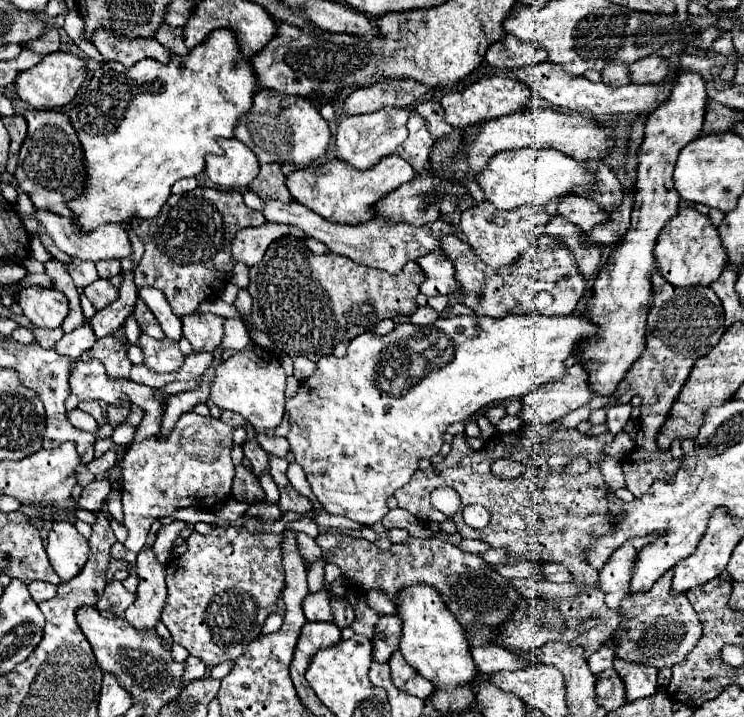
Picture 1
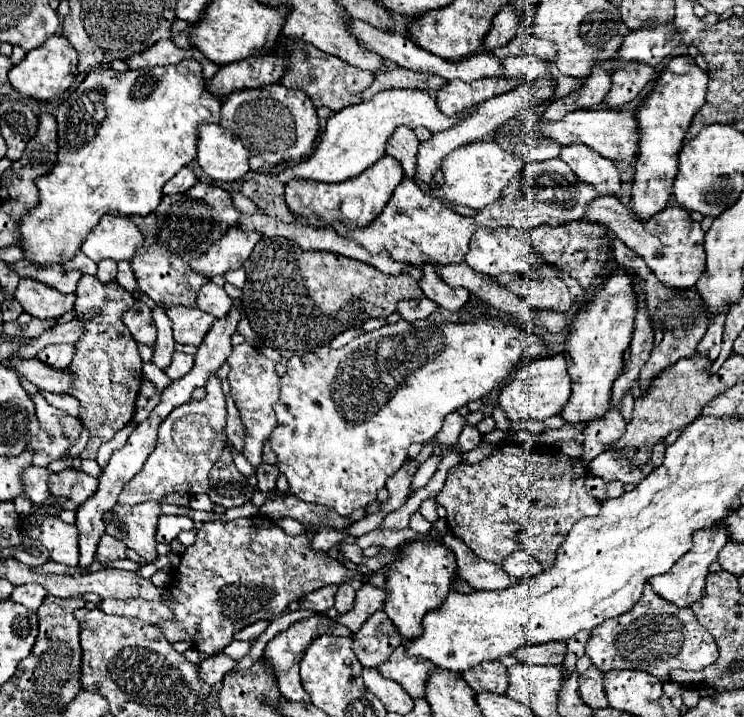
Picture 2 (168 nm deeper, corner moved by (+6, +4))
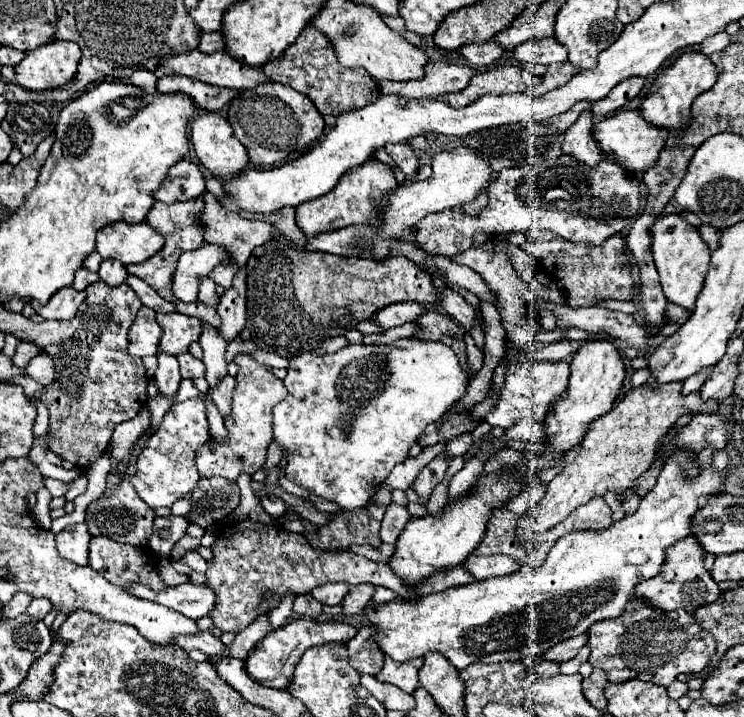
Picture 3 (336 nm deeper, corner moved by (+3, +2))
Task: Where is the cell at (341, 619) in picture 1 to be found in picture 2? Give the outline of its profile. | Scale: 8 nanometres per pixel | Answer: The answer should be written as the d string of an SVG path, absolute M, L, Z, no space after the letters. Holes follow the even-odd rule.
M349 584L339 586L339 592L337 592L337 596L335 596L335 608L337 608L339 614L349 612L349 610L353 608L353 604L355 604L355 594L357 594L355 588L351 588Z

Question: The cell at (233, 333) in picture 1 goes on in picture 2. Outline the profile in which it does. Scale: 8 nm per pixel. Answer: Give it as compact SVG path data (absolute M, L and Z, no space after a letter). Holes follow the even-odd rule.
M205 282L197 294L197 308L213 314L215 318L223 318L231 308L231 298L217 284Z

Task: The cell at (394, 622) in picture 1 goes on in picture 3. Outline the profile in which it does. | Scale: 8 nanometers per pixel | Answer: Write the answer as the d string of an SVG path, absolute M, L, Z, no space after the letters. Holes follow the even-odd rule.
M362 626L358 630L358 634L348 640L348 654L350 654L350 664L360 672L360 674L378 674L384 666L384 658L386 654L382 654L382 650L378 648L378 644L374 642L376 638L376 628L370 626Z

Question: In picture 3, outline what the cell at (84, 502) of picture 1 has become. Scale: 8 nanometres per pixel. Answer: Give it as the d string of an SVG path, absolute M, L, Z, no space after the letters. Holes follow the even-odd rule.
M80 476L80 478L76 478L74 482L70 482L68 484L68 492L66 492L66 500L74 500L76 496L80 496L80 494L84 494L86 492L86 478L84 476Z

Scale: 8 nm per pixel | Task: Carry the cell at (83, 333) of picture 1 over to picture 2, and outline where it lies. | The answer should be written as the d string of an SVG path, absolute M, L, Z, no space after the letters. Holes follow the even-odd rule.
M57 344L57 346L47 346L43 348L37 358L45 362L47 366L55 366L55 370L65 370L75 354L75 348L71 344Z

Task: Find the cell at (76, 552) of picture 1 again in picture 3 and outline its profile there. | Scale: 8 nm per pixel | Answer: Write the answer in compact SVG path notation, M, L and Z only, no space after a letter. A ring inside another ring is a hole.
M86 524L68 526L60 534L56 534L56 550L62 558L66 558L78 566L86 566L90 538L92 536L90 536Z

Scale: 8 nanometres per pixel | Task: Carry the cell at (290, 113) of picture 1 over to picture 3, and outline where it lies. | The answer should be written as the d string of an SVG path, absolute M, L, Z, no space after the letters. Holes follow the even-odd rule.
M264 82L252 90L240 92L230 102L228 122L256 168L274 168L274 164L284 162L290 152L302 150L306 144L314 142L324 130L324 120L308 96L274 82Z

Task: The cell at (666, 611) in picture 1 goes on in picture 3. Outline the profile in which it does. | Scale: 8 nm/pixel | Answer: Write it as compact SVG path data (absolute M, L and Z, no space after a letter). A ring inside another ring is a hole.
M634 598L622 616L602 620L602 624L594 624L590 630L592 634L588 636L592 652L588 662L594 668L602 668L610 682L638 678L658 686L670 686L678 674L700 674L708 660L716 654L714 636L702 628L694 614L686 610L666 612L652 608L644 598Z

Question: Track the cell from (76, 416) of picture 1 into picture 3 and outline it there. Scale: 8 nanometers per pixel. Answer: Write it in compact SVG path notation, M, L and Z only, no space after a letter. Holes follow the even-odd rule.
M14 376L14 380L8 380L8 382L12 382L12 384L20 384L22 388L24 388L24 392L26 392L26 396L38 396L38 394L42 394L44 392L44 386L40 386L38 382L34 382L32 378L28 378L28 376Z

